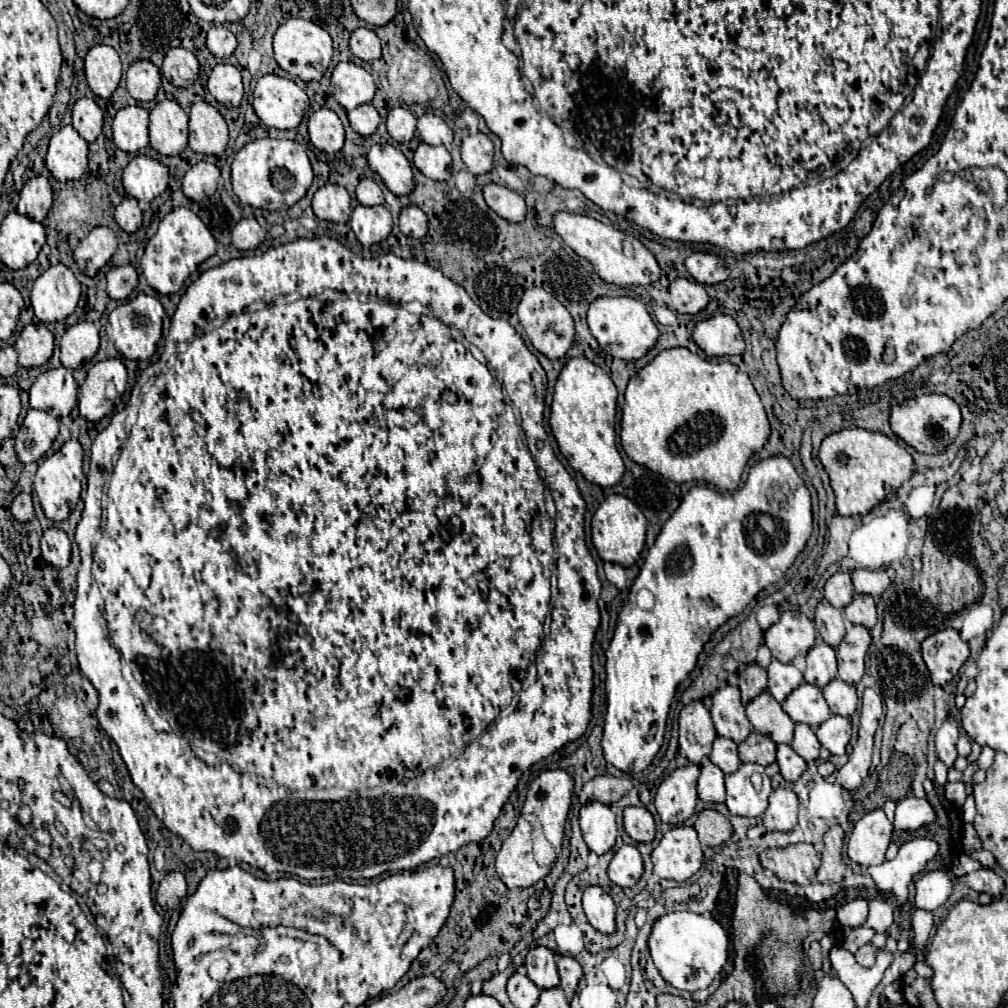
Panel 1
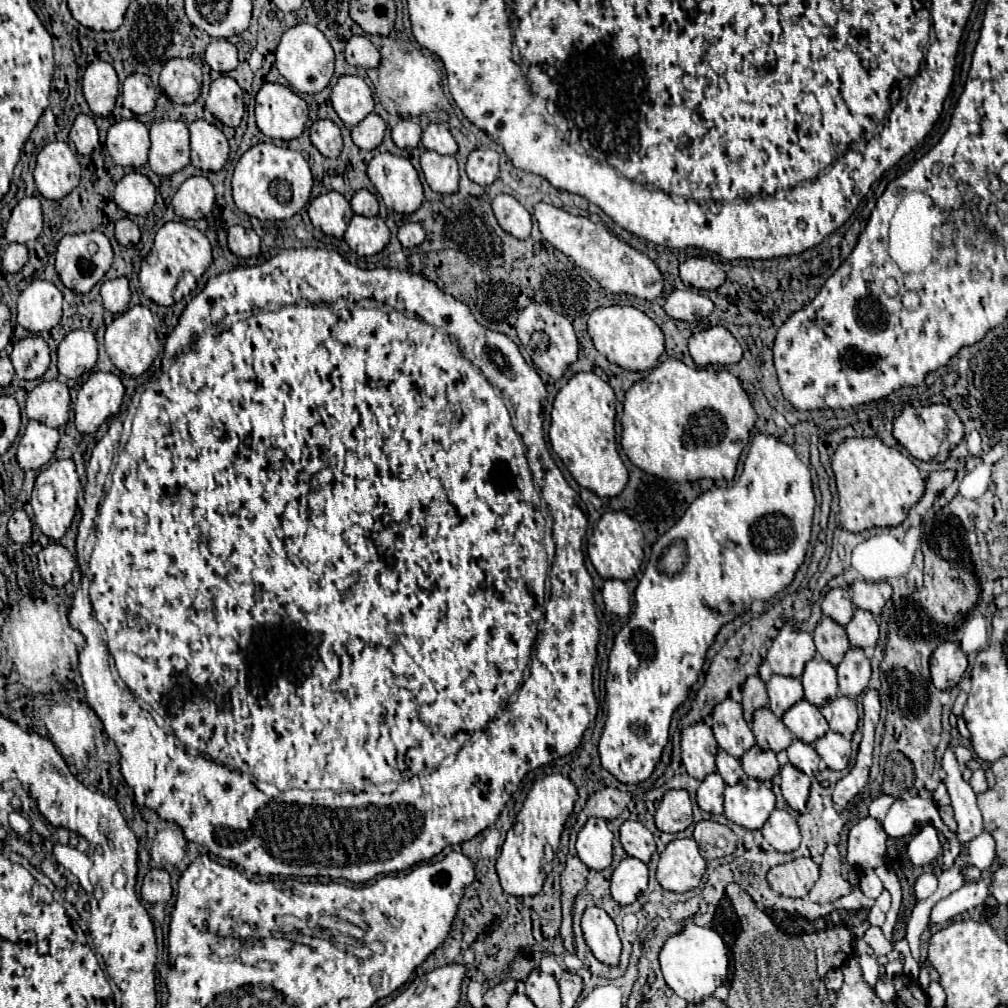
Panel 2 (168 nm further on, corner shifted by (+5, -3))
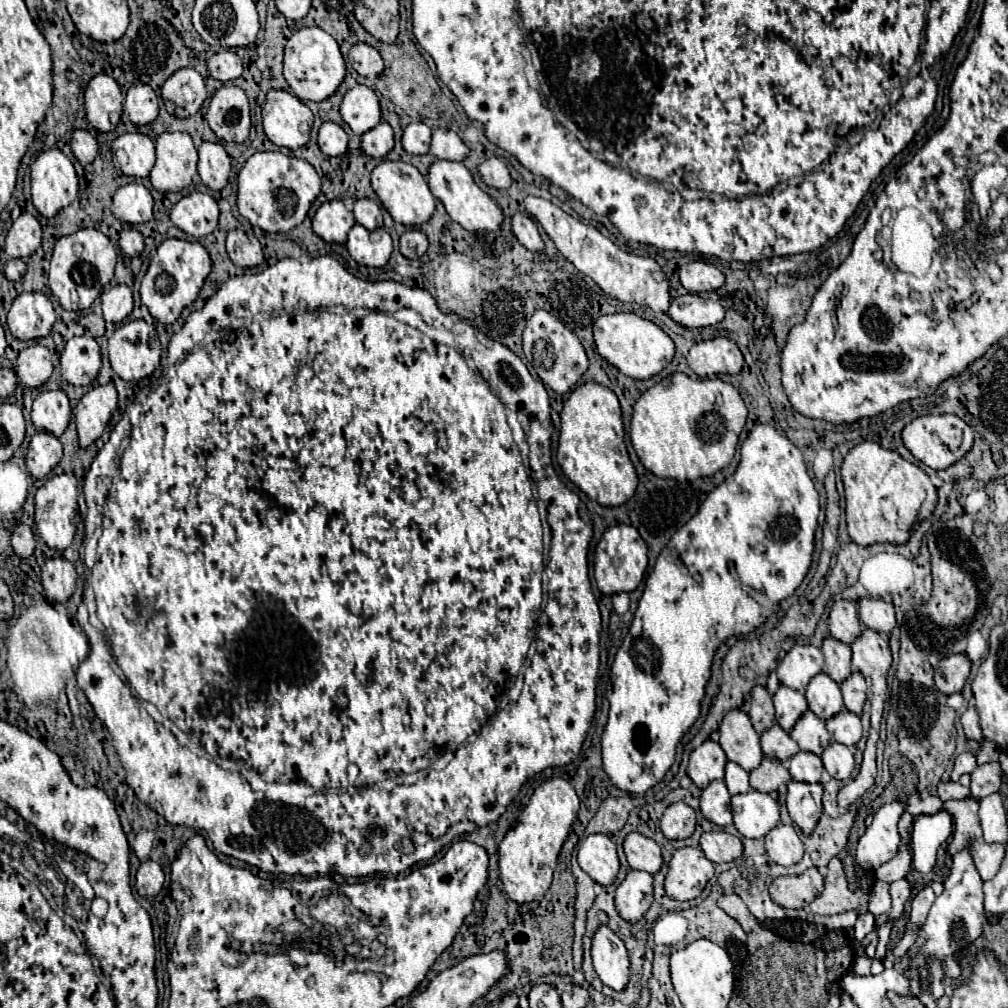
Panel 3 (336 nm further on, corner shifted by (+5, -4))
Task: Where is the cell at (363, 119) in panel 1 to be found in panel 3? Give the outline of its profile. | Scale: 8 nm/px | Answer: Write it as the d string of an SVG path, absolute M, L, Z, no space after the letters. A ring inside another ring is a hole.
M380 122L380 126L372 128L362 136L362 150L372 158L386 158L394 148L394 132L390 124Z

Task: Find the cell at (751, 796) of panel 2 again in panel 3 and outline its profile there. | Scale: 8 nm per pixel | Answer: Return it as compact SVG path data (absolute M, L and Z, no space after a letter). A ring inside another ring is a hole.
M758 790L732 796L732 814L734 826L744 838L764 838L780 822L778 802Z

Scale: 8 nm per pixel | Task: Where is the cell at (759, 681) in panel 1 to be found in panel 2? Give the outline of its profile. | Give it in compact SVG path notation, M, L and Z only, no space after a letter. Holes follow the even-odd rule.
M758 675L748 677L742 683L742 709L744 709L746 723L750 725L752 723L752 713L758 707L766 707L766 705L768 705L768 695L766 695L764 681Z

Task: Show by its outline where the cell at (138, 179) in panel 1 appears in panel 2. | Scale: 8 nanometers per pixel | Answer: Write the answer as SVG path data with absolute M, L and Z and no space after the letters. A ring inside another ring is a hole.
M130 171L126 173L114 189L114 201L120 209L124 209L128 215L146 215L154 207L154 197L156 197L156 187L154 183L138 173Z

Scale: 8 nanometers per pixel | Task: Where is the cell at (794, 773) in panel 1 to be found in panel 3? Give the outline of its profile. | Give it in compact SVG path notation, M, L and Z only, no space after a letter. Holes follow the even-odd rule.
M788 782L788 812L794 824L800 826L800 830L808 836L814 832L820 814L822 814L822 784L808 786L806 782Z

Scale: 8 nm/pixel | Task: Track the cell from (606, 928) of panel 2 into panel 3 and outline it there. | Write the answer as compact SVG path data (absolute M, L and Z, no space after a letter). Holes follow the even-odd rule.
M600 926L592 942L594 970L604 986L622 992L630 980L630 960L624 942L608 928Z

